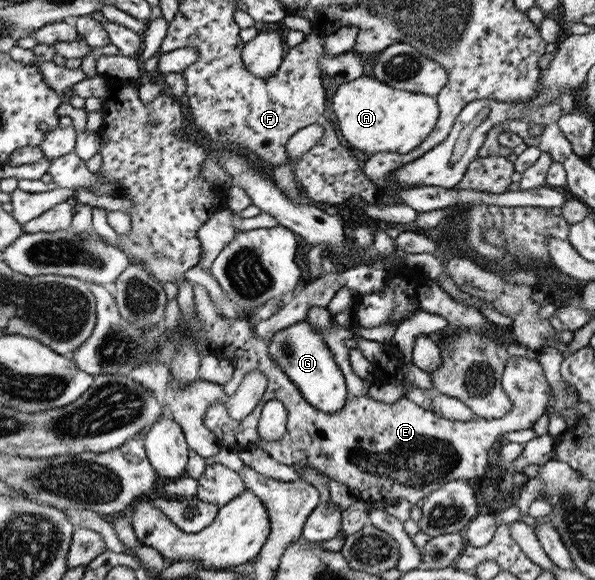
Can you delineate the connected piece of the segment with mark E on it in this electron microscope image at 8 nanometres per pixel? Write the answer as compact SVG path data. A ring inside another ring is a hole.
M194 284L192 287L192 296L193 296L193 309L198 316L198 328L202 330L201 336L207 340L207 346L209 347L209 352L213 353L214 356L221 356L226 361L234 366L234 372L232 372L232 376L230 376L230 380L225 384L222 384L224 394L230 396L234 393L234 390L237 388L237 385L240 383L242 376L249 372L250 370L258 370L264 374L264 377L267 381L266 391L263 392L263 396L261 400L258 402L258 405L251 411L251 414L248 414L242 421L234 421L228 417L228 413L225 412L225 408L223 406L223 402L214 402L208 406L208 409L204 412L202 416L202 423L204 427L208 429L213 435L214 438L218 441L218 444L223 448L224 446L230 446L232 448L236 448L239 452L241 451L251 451L251 450L263 450L264 454L268 454L268 458L275 459L276 462L284 463L284 466L291 466L294 467L296 471L304 471L305 467L308 466L307 470L314 470L318 472L318 474L326 475L328 479L334 480L339 484L344 484L346 488L348 488L354 495L355 499L361 499L364 502L368 502L371 504L374 503L388 503L390 501L398 500L398 498L404 498L410 502L410 504L415 504L418 502L420 498L424 498L428 496L431 492L436 491L441 485L444 485L446 482L453 482L454 480L466 480L467 482L476 482L477 478L480 478L482 473L484 473L484 468L486 468L488 462L488 449L495 446L498 442L501 442L501 435L504 432L512 432L513 430L528 430L528 428L532 428L532 424L538 419L538 417L542 416L545 412L546 403L548 401L548 395L553 390L549 387L549 385L545 382L543 378L543 373L539 368L539 365L535 362L535 360L528 361L527 358L524 357L510 357L509 360L506 362L502 377L501 377L501 387L504 390L504 394L507 394L507 398L513 403L512 409L500 419L495 420L483 420L474 418L470 423L462 423L462 422L453 422L448 421L444 418L439 418L434 415L429 410L424 410L420 406L417 406L414 402L404 398L394 402L393 404L383 404L380 402L376 402L376 400L371 400L368 396L360 396L360 397L352 397L348 394L346 405L334 415L326 415L320 413L316 408L308 405L308 402L303 400L303 397L300 394L300 391L296 389L296 386L284 375L284 372L272 361L272 357L268 355L267 347L269 344L269 339L262 339L259 338L253 331L253 327L249 324L249 322L243 318L234 318L234 320L230 318L226 318L221 314L217 314L214 311L214 304L210 301L210 297L208 297L208 293L206 289L201 285ZM270 400L276 400L283 405L283 408L286 410L287 413L287 420L286 425L284 425L284 433L280 434L280 437L276 438L276 441L262 441L260 437L256 434L257 422L256 419L260 415L262 406L269 402Z

